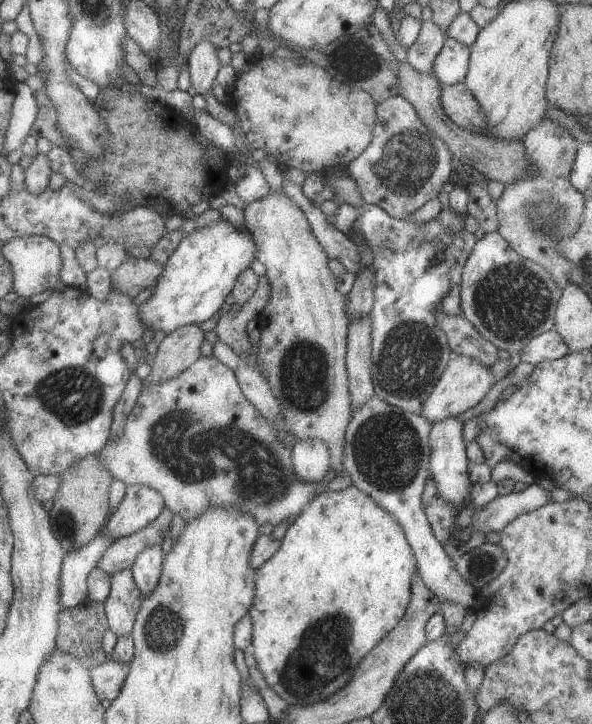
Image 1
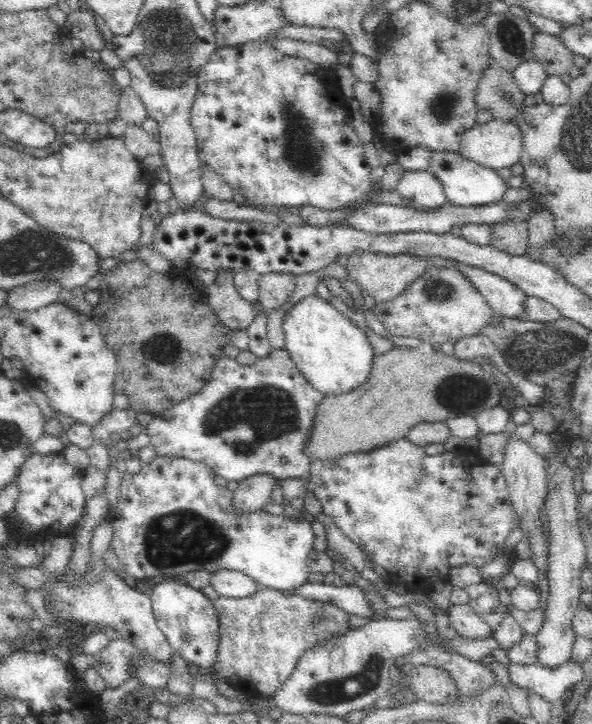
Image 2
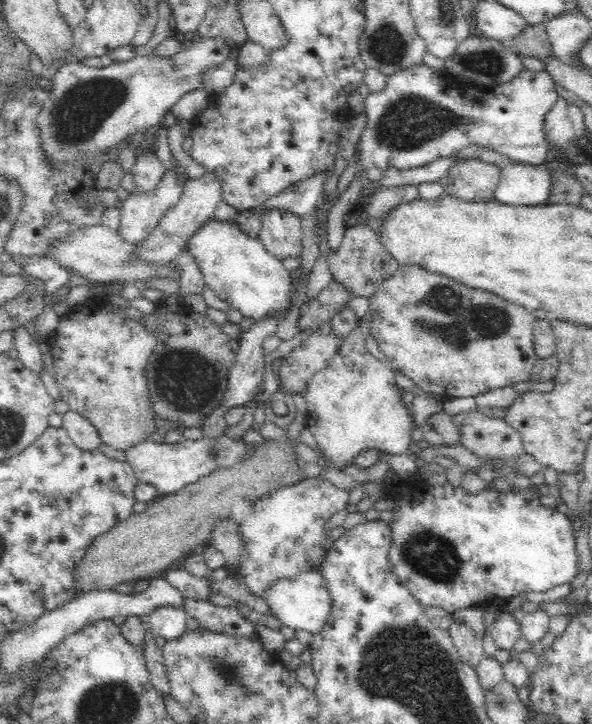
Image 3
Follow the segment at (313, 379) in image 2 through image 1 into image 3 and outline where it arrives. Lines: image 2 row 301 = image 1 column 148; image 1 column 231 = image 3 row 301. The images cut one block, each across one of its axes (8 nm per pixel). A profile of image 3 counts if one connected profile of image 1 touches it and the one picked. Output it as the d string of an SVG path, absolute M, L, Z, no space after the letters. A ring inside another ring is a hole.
M212 218L192 235L187 250L196 257L205 284L220 300L239 310L256 323L264 320L284 320L296 299L294 278L276 255L270 254L258 238L248 237L236 223Z

